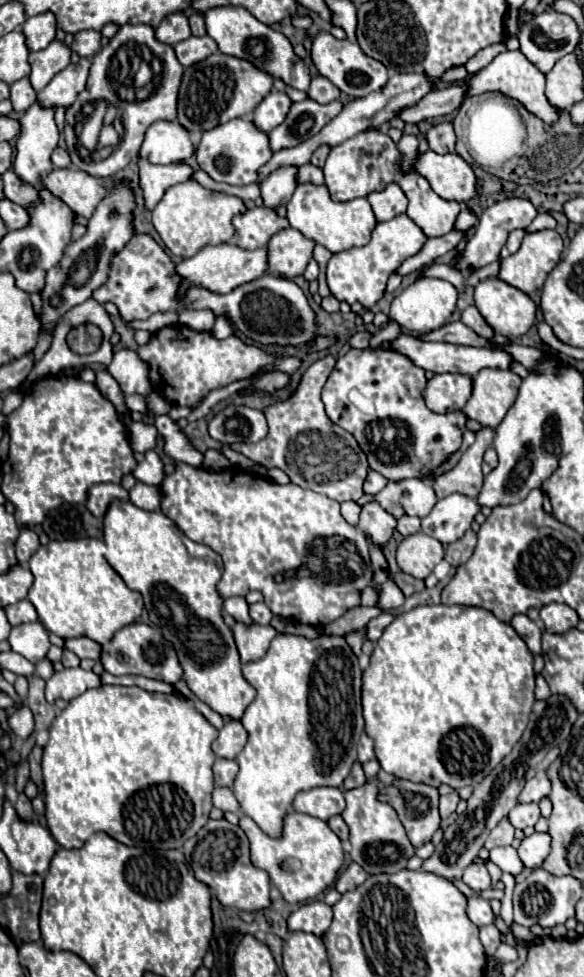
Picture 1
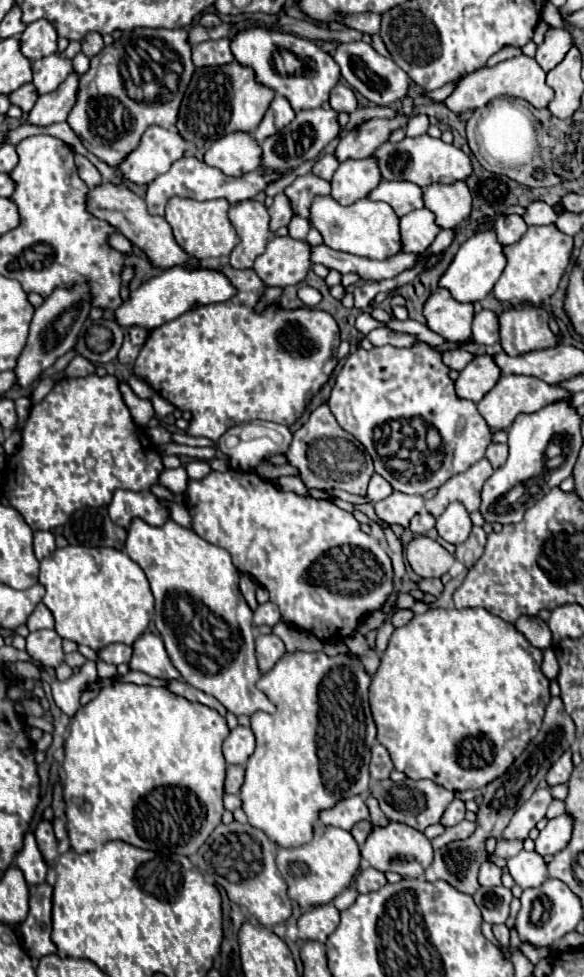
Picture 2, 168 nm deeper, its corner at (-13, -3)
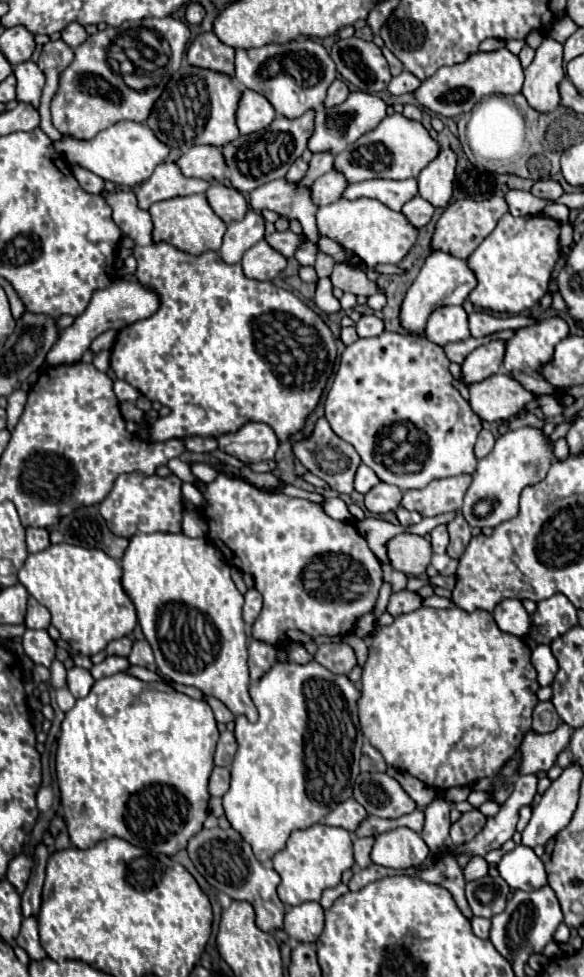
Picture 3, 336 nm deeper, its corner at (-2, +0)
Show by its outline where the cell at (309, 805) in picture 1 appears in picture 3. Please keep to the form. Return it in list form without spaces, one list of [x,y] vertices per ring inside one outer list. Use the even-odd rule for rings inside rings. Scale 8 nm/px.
[[[346,799],[342,803],[338,803],[326,817],[324,817],[324,823],[326,825],[332,825],[332,827],[342,827],[350,833],[354,833],[354,829],[358,827],[358,823],[366,817],[366,809],[356,803],[354,799]]]

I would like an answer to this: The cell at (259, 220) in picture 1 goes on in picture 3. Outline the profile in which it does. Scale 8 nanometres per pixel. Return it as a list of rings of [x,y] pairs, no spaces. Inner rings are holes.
[[[212,185],[206,191],[208,203],[214,209],[214,213],[228,225],[232,221],[242,221],[244,215],[248,213],[248,201],[246,197],[236,191],[234,187],[226,185]]]

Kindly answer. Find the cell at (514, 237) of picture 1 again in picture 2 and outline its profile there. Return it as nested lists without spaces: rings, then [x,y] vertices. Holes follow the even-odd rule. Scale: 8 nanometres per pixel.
[[[507,214],[507,216],[497,216],[497,220],[491,224],[491,228],[497,234],[499,244],[507,246],[507,244],[515,244],[519,242],[519,238],[525,234],[527,224],[519,214]]]

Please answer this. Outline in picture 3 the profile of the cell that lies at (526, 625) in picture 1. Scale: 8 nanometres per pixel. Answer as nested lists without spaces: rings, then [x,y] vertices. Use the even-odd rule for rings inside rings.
[[[514,599],[502,601],[494,609],[492,615],[494,615],[498,627],[510,635],[524,639],[530,633],[530,615],[526,613],[526,609],[520,601],[514,601]]]

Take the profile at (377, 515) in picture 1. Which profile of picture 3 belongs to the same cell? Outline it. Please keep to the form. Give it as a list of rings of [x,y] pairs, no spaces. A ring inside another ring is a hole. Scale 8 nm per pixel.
[[[378,483],[374,489],[366,493],[366,509],[376,515],[396,511],[400,507],[400,501],[402,501],[402,491],[386,483]]]

